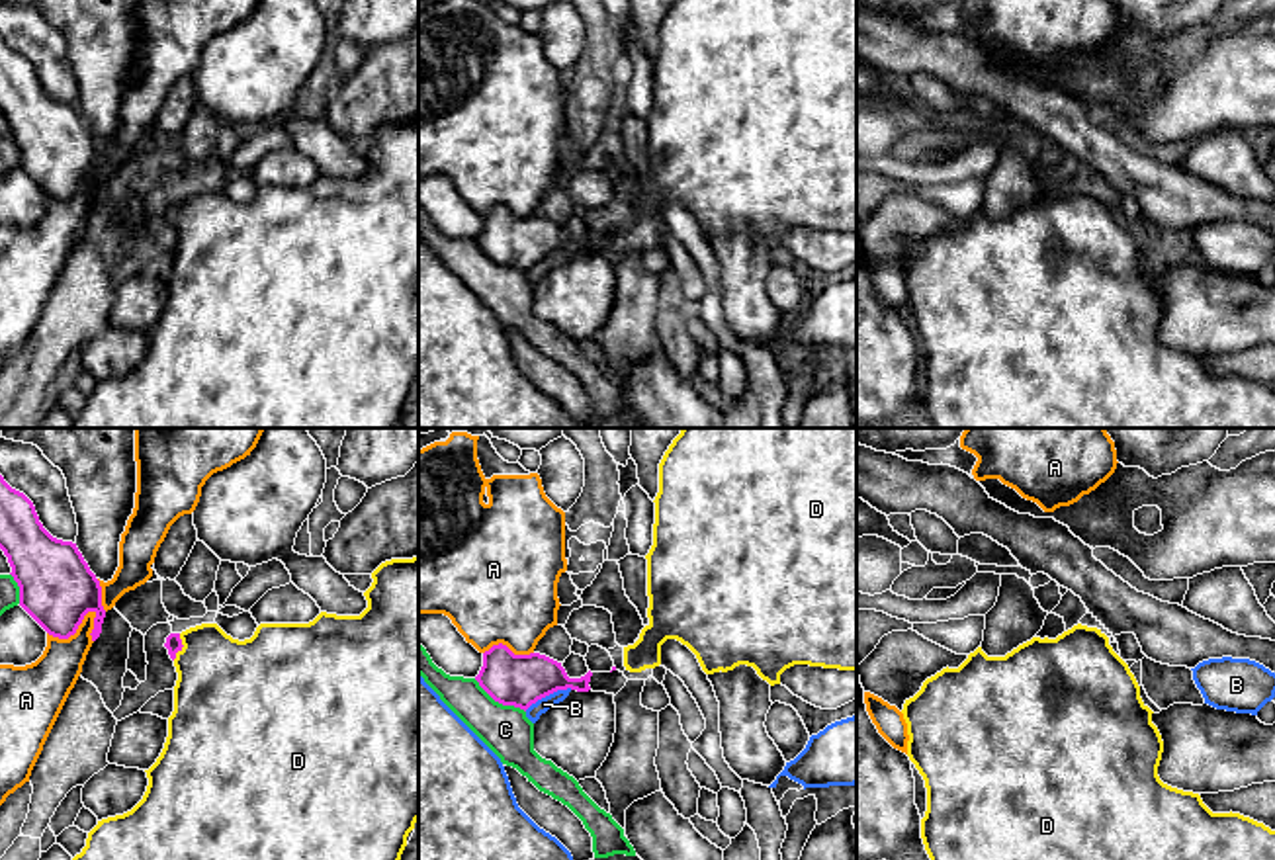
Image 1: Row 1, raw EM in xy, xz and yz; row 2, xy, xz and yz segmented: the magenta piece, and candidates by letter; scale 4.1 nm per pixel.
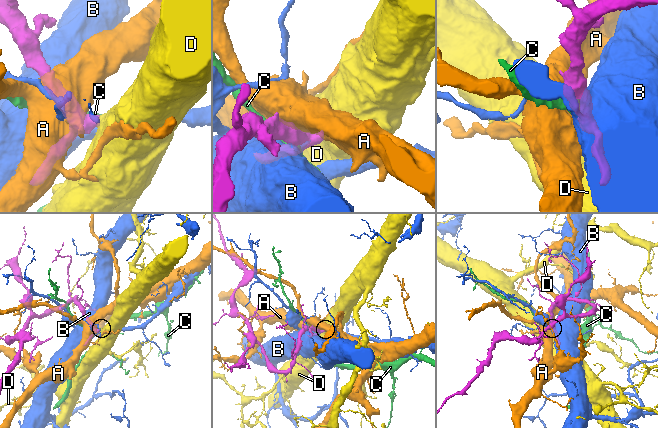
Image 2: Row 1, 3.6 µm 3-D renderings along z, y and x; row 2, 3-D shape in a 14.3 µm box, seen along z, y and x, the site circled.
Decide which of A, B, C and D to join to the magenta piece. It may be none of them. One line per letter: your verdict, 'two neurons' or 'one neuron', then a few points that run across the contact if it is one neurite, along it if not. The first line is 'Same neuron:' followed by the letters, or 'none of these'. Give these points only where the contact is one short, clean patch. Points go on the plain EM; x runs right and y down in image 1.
Same neuron: D
A: two neurons
B: two neurons
C: two neurons
D: one neuron; line xy (173, 206), (182, 208), (225, 251)

